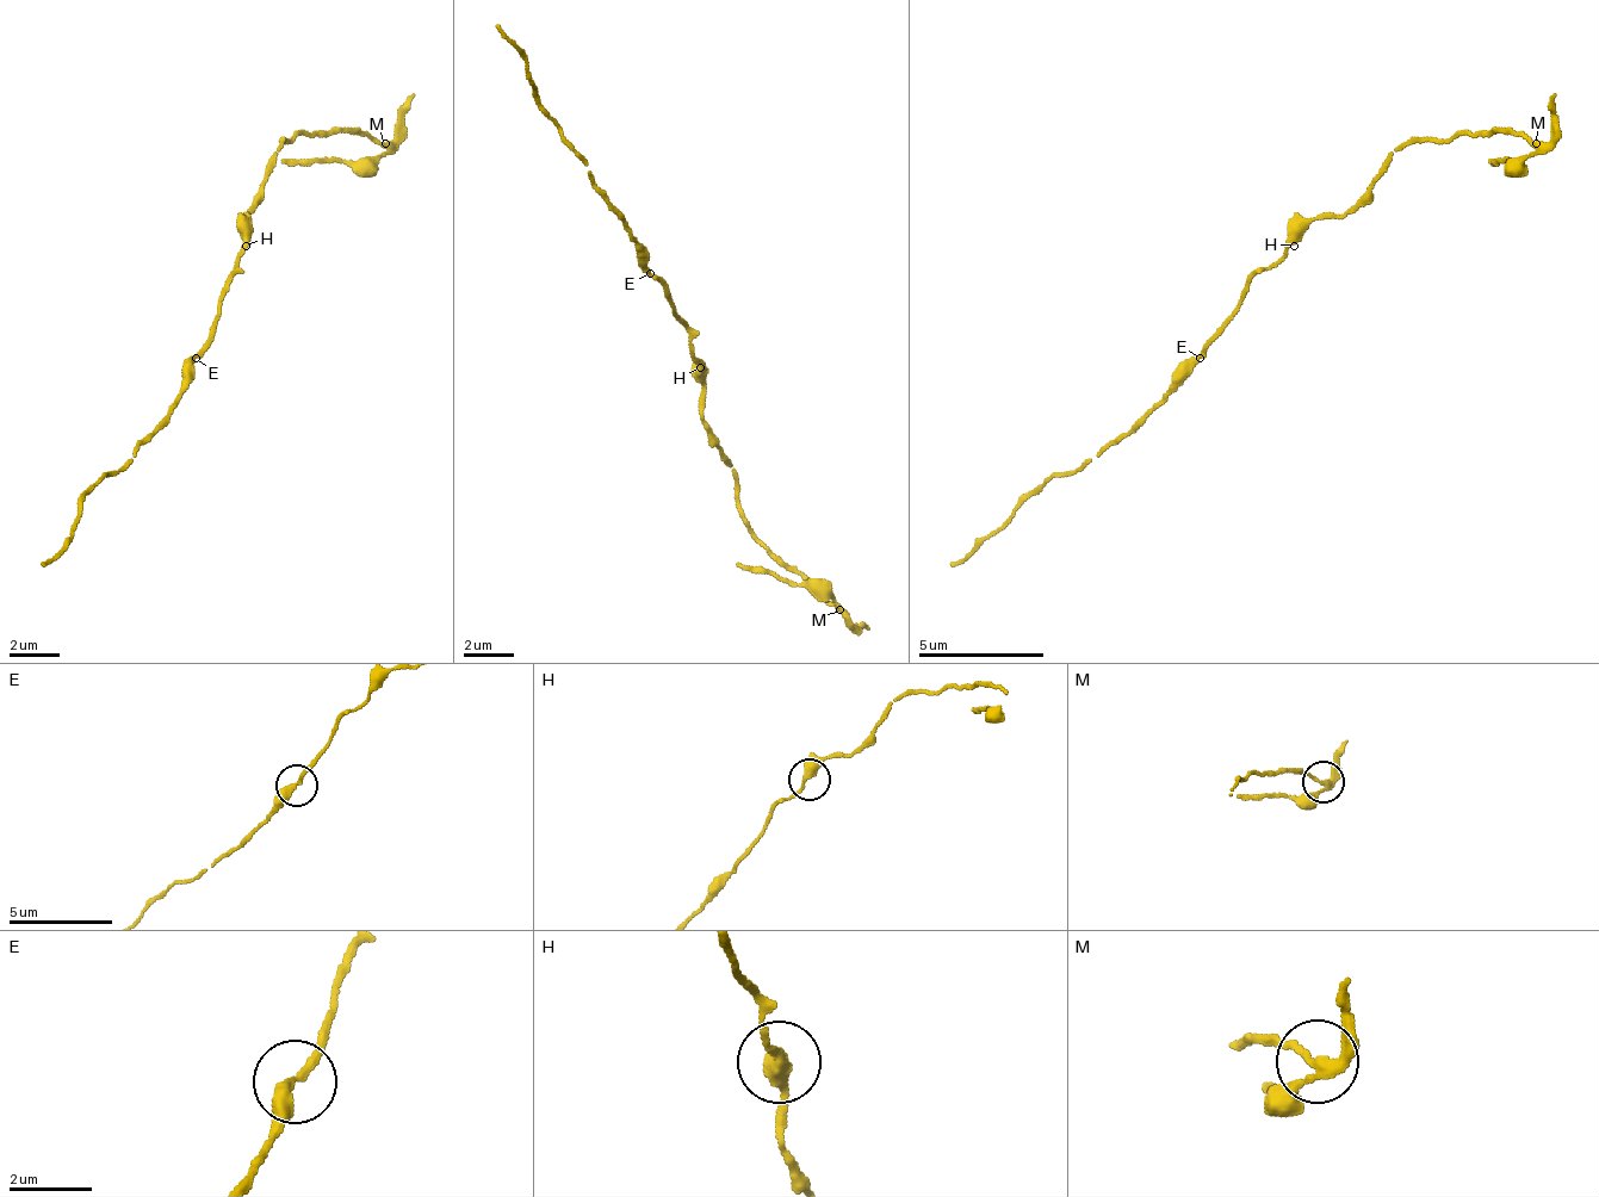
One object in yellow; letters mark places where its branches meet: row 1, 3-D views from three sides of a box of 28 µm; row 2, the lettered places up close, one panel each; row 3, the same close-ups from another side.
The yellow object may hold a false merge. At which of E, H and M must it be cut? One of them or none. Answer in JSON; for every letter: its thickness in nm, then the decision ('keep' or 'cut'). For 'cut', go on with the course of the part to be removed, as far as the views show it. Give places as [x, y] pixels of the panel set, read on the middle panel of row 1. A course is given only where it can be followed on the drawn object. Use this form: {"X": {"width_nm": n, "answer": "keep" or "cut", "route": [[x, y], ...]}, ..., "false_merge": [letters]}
{"E": {"width_nm": 280, "answer": "keep"}, "H": {"width_nm": 280, "answer": "keep"}, "M": {"width_nm": 200, "answer": "cut", "route": [[838, 612], [832, 599], [738, 562]]}, "false_merge": ["M"]}

